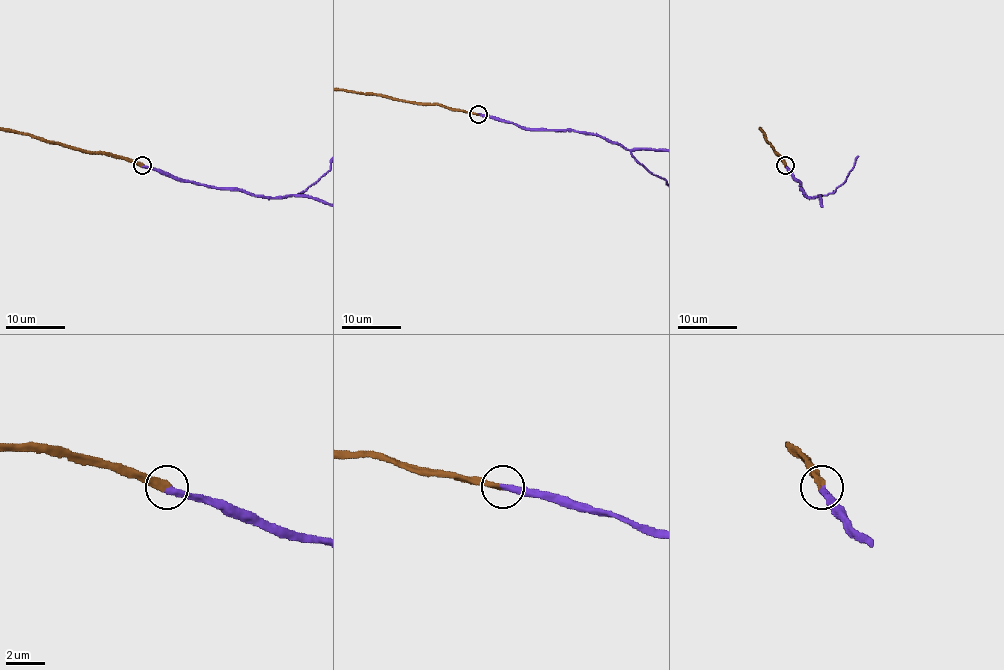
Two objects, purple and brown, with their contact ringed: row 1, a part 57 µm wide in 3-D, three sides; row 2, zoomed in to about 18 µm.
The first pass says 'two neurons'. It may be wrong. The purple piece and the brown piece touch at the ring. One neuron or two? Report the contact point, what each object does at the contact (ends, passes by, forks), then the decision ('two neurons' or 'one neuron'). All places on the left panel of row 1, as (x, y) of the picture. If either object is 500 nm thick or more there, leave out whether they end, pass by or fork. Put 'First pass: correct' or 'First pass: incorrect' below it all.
(142, 165) | purple ends | brown ends | one neuron
First pass: incorrect

